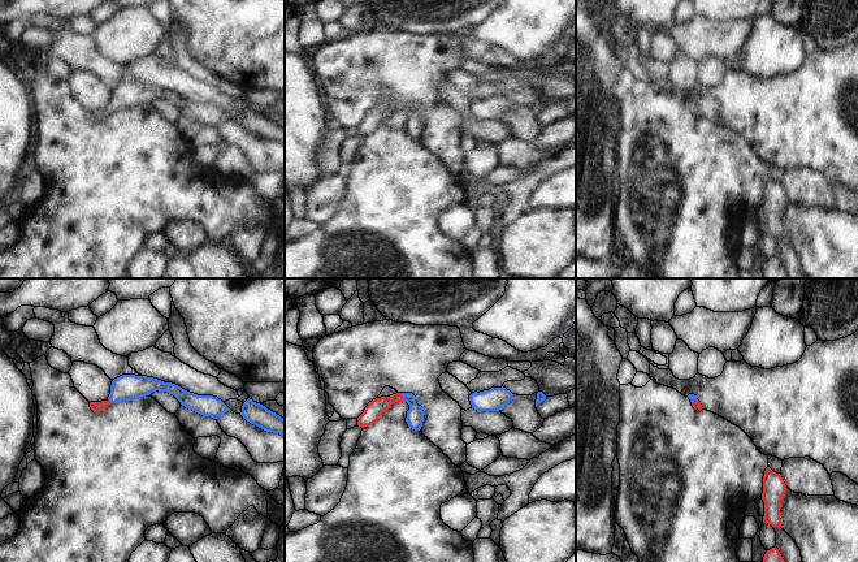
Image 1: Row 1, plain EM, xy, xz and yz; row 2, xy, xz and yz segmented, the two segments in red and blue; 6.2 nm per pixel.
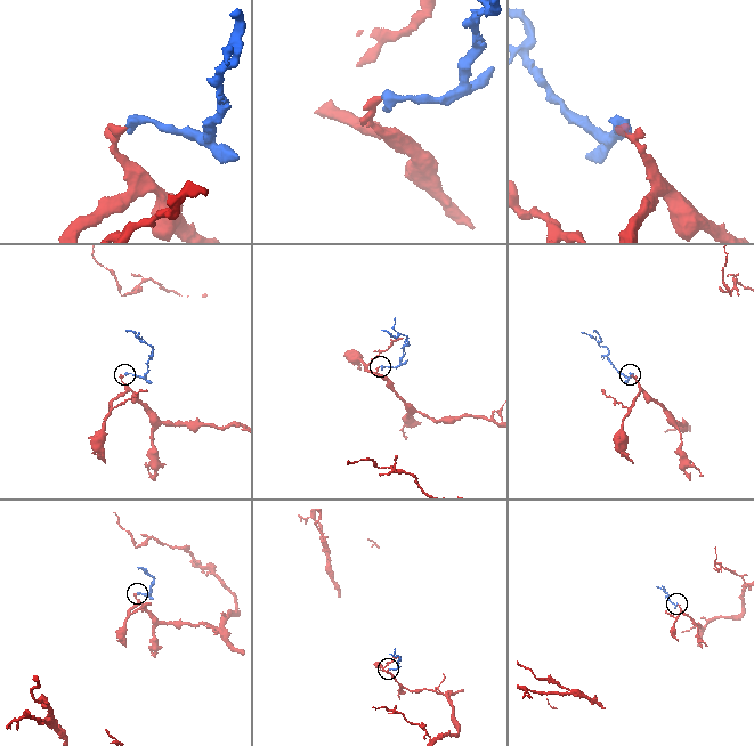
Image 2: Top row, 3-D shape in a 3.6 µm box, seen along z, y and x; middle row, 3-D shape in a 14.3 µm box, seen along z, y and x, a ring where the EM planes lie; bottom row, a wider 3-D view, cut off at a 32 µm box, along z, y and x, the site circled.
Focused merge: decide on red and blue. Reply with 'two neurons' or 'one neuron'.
one neuron

